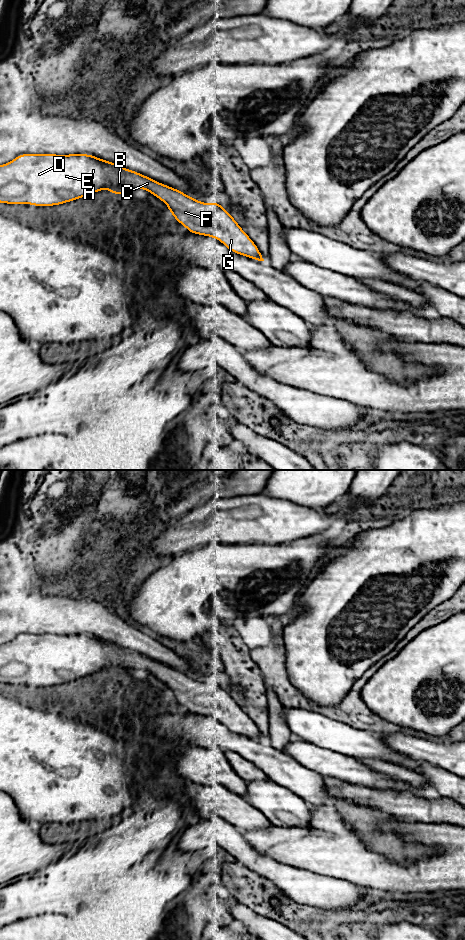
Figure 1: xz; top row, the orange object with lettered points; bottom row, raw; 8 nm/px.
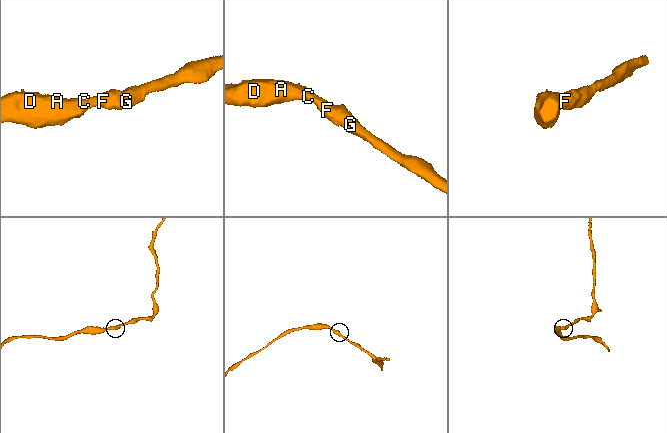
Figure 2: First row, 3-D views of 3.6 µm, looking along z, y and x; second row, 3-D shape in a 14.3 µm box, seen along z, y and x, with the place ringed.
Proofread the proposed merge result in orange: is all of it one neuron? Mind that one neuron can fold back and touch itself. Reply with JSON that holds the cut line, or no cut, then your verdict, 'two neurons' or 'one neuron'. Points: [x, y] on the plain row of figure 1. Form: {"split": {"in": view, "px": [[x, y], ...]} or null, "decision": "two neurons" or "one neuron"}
{"split": null, "decision": "one neuron"}

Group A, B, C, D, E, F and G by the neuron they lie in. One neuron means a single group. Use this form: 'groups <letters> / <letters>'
groups A B C D E F G

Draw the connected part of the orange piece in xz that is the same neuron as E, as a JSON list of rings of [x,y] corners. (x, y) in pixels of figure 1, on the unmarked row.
[[[19,634],[11,642],[0,645],[0,683],[54,686],[83,678],[103,669],[110,670],[113,675],[145,669],[166,683],[175,700],[185,706],[188,712],[210,716],[222,722],[233,733],[264,741],[256,724],[219,683],[203,683],[175,668],[113,642],[89,634]]]

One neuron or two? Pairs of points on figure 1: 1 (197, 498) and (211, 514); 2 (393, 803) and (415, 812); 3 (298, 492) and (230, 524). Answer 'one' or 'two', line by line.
1: two
2: one
3: two

